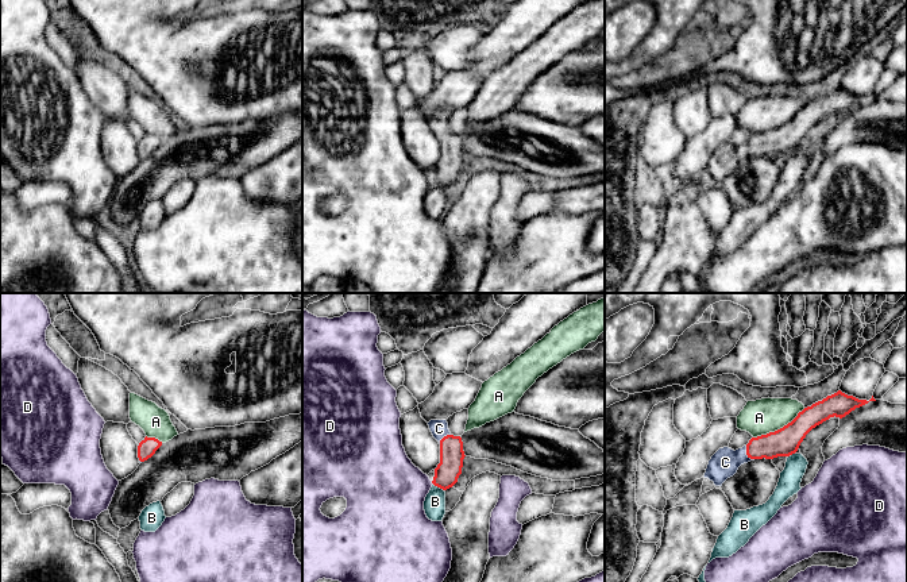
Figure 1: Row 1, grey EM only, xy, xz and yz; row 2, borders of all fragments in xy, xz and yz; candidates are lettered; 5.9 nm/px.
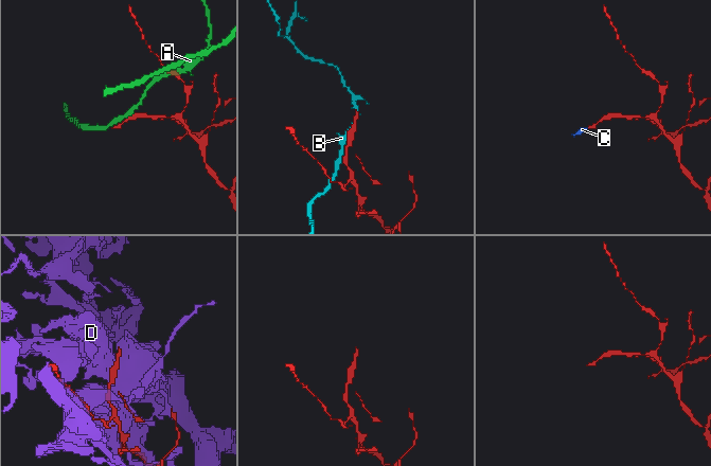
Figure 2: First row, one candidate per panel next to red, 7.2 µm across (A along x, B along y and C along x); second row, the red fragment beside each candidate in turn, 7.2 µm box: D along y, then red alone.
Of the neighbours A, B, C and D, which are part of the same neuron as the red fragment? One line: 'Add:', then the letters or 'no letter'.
Add: C

